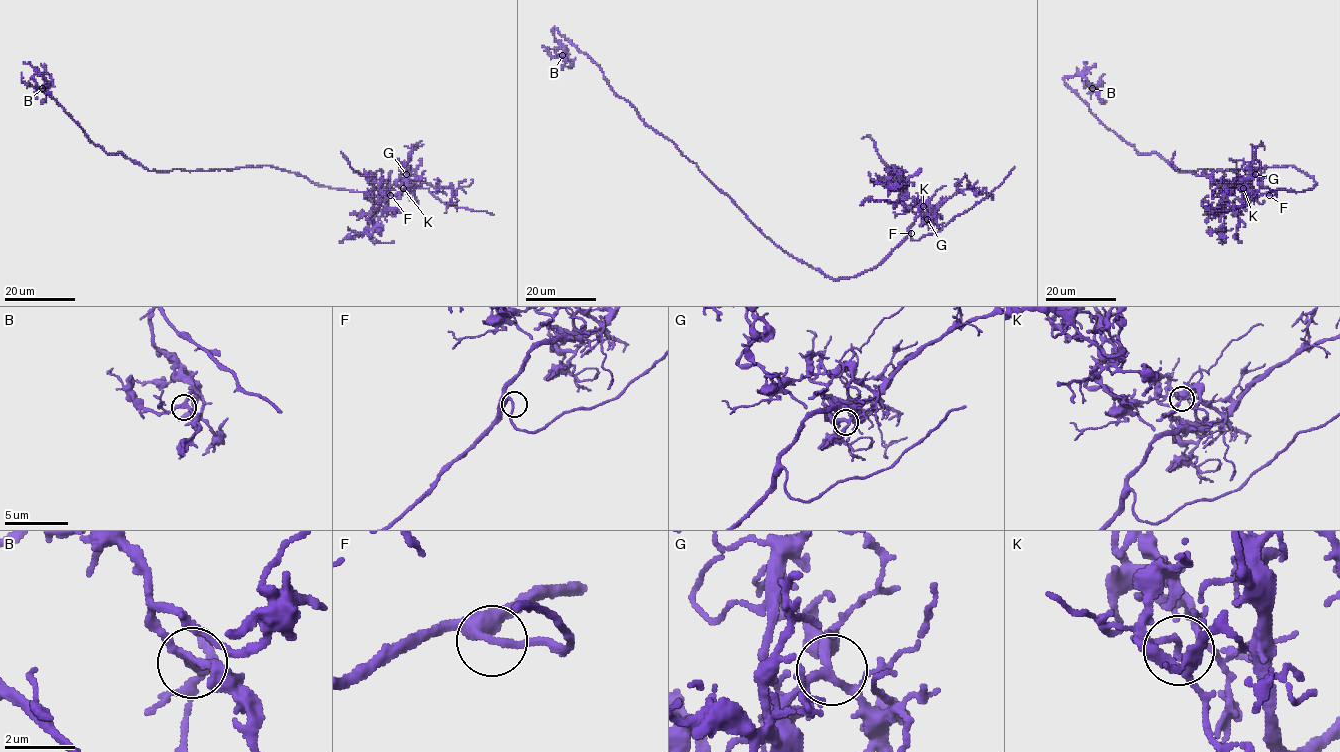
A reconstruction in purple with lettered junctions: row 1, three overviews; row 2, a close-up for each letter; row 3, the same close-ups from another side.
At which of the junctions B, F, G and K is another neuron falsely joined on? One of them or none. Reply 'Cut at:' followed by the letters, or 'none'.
Cut at: K

